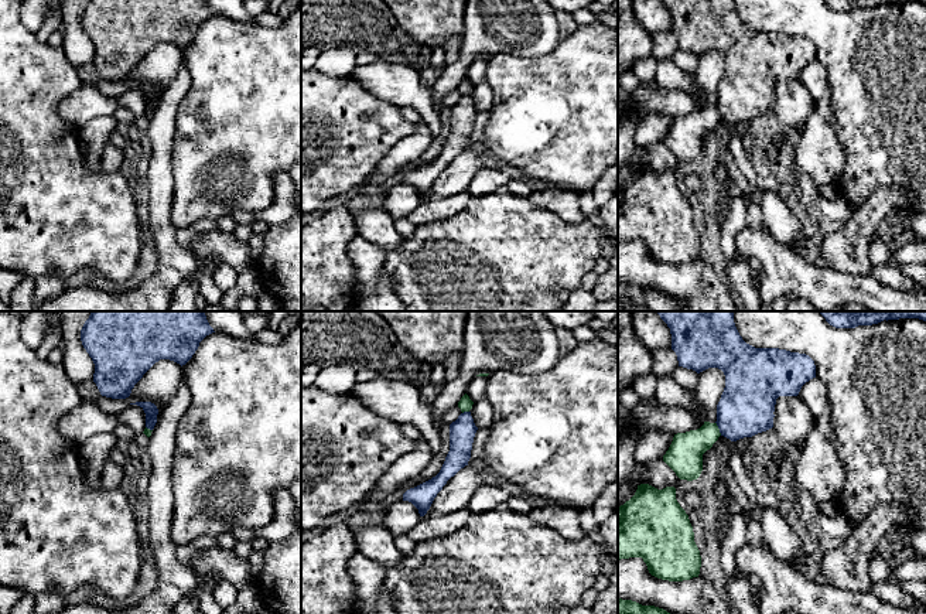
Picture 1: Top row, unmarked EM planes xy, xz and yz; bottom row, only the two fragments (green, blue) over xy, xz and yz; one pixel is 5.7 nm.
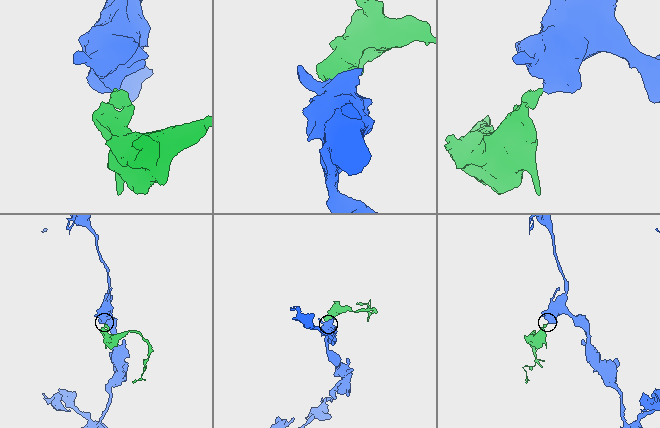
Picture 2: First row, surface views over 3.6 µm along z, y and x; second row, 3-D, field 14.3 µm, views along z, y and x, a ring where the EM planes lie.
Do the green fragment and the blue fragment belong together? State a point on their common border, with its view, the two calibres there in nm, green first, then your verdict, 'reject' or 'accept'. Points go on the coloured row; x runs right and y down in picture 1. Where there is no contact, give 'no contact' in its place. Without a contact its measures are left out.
meets green in yz at (718, 429); 200 nm thick on the green side, 320 nm on the other; reject

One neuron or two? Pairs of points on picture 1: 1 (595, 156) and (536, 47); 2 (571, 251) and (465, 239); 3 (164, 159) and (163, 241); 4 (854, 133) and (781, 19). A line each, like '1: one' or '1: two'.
1: two
2: one
3: one
4: one

